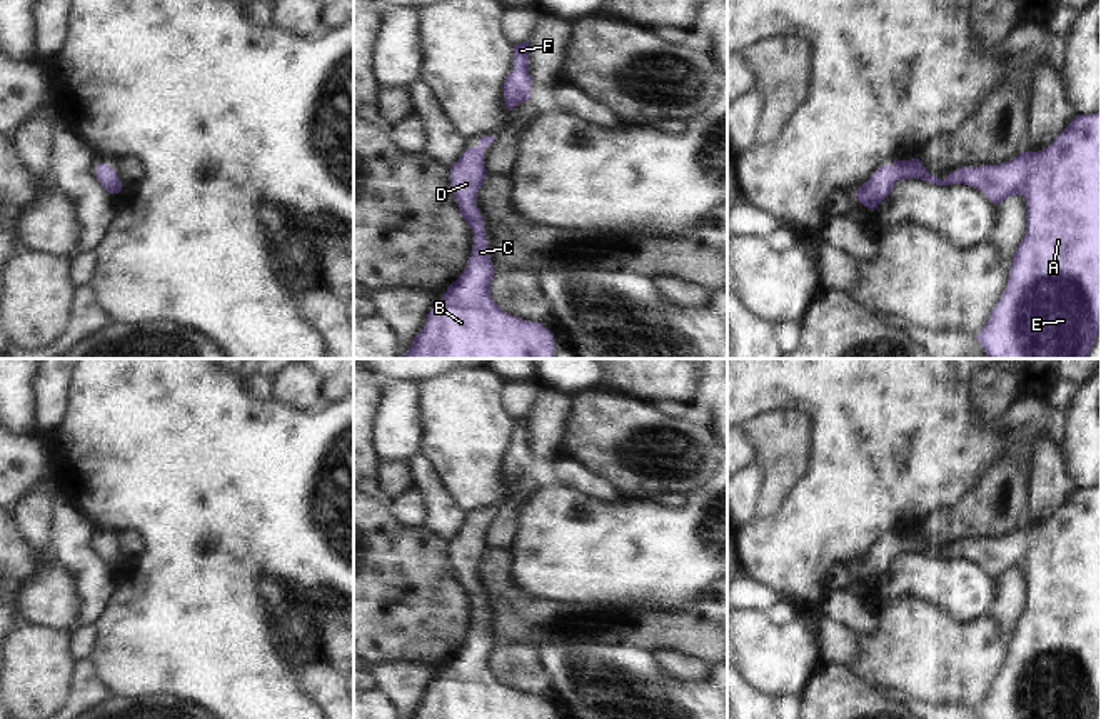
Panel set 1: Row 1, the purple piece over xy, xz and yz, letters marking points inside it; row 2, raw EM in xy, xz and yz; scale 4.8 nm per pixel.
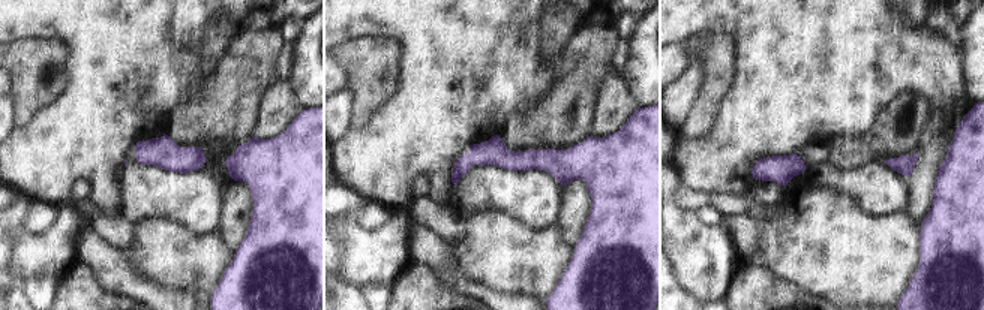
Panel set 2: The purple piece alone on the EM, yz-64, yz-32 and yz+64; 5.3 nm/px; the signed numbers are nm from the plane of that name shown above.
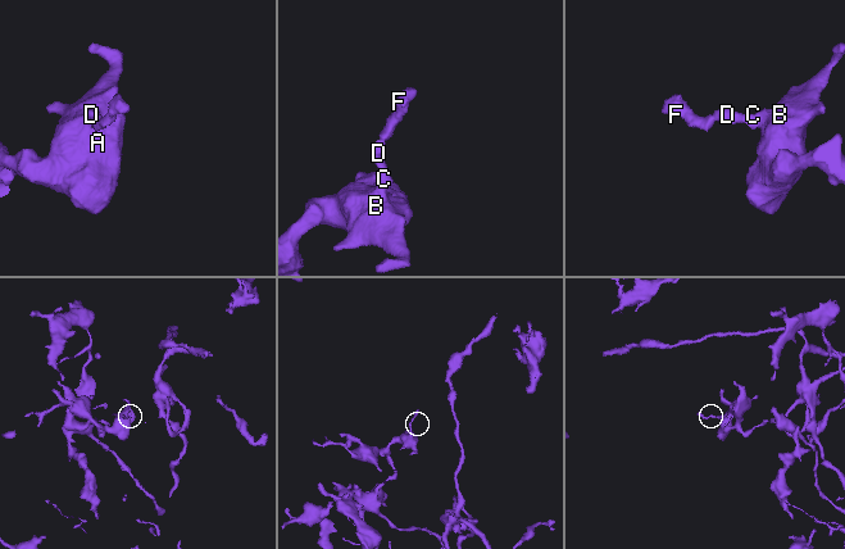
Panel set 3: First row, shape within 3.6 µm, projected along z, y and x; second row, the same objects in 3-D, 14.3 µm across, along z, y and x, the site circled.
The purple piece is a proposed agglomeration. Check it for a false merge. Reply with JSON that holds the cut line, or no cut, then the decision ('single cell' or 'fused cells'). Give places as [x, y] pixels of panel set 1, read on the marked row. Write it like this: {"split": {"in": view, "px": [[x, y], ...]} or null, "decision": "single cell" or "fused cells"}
{"split": null, "decision": "single cell"}

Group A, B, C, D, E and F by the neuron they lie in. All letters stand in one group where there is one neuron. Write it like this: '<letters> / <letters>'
A B C D E F

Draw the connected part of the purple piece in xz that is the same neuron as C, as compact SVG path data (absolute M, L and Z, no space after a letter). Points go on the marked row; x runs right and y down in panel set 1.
M492 135L479 140L450 165L450 189L459 202L459 212L474 232L472 257L460 277L447 287L444 297L429 310L425 327L414 337L404 359L552 359L556 344L540 322L522 320L502 310L490 297L494 267L484 232L484 220L475 205L475 195L487 170L484 148Z

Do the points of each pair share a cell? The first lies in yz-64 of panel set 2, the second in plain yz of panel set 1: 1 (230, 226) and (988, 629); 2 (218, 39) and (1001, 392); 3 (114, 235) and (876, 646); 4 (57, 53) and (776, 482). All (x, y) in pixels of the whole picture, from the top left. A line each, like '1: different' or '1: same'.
1: different
2: same
3: different
4: same

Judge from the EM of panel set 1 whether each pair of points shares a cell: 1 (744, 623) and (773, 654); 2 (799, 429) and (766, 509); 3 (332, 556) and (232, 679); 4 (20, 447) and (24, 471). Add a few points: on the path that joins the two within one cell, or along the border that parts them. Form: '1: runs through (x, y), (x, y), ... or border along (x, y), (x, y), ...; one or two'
1: runs through (749, 631), (764, 646); one
2: runs through (784, 449), (784, 466), (774, 489); one
3: runs through (286, 556), (269, 556), (232, 593), (232, 633); one
4: runs through (20, 452), (20, 466); one

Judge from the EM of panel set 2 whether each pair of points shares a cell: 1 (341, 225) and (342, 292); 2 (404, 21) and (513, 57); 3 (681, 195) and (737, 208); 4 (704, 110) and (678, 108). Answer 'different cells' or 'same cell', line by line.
1: different cells
2: same cell
3: same cell
4: different cells

